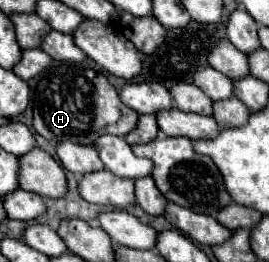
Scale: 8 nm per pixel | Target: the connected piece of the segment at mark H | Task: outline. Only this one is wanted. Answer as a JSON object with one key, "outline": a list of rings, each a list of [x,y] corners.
{"outline":[[[53,63],[49,69],[29,81],[33,103],[33,127],[49,143],[71,141],[79,145],[95,147],[95,141],[103,135],[125,137],[137,127],[139,115],[125,107],[117,89],[107,81],[103,73],[71,63]]]}

